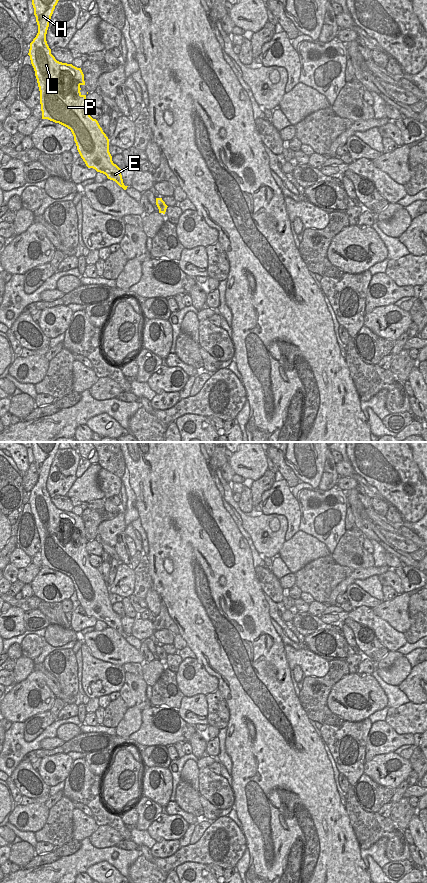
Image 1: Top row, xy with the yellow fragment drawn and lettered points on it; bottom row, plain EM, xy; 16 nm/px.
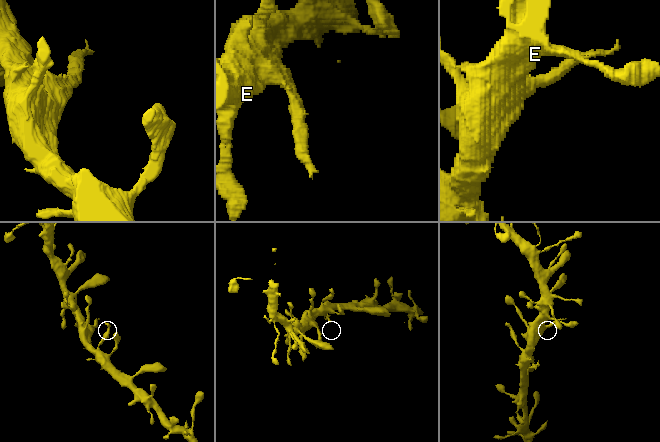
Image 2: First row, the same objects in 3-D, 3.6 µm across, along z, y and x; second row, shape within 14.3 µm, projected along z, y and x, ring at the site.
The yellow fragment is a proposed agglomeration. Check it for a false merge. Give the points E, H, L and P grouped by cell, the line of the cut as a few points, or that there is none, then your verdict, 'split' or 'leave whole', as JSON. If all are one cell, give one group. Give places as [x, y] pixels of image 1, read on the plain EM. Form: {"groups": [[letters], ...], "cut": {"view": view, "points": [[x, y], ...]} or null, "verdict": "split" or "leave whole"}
{"groups": [["E", "H", "L", "P"]], "cut": null, "verdict": "leave whole"}

